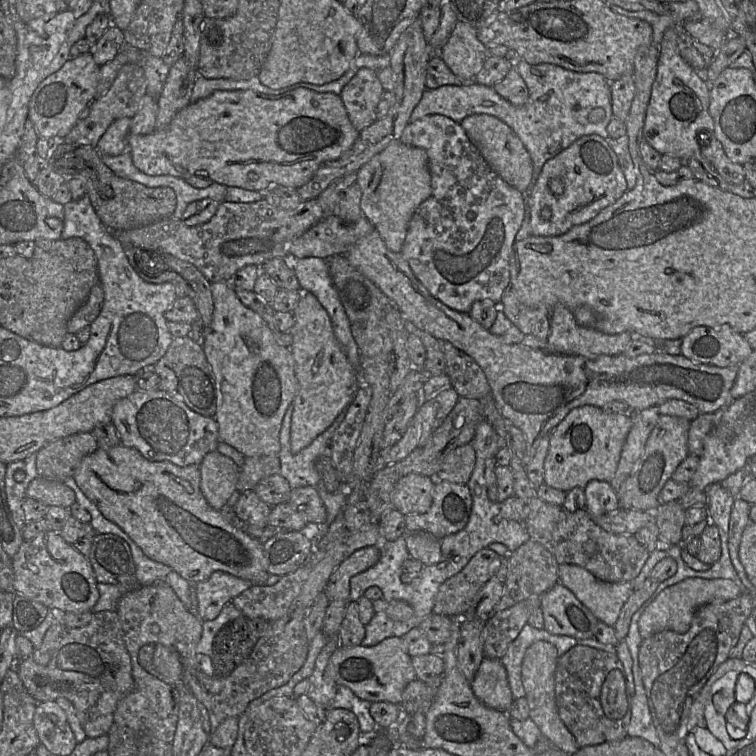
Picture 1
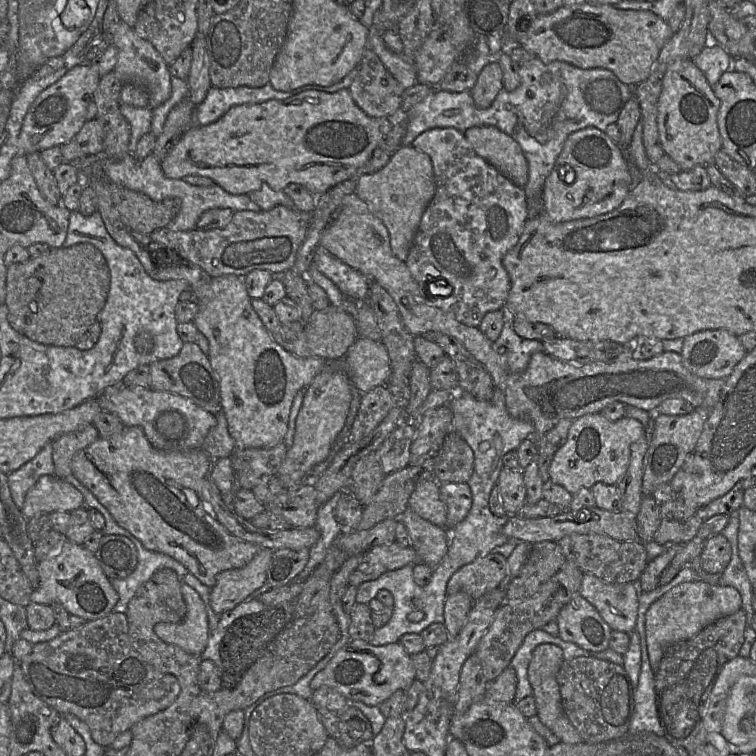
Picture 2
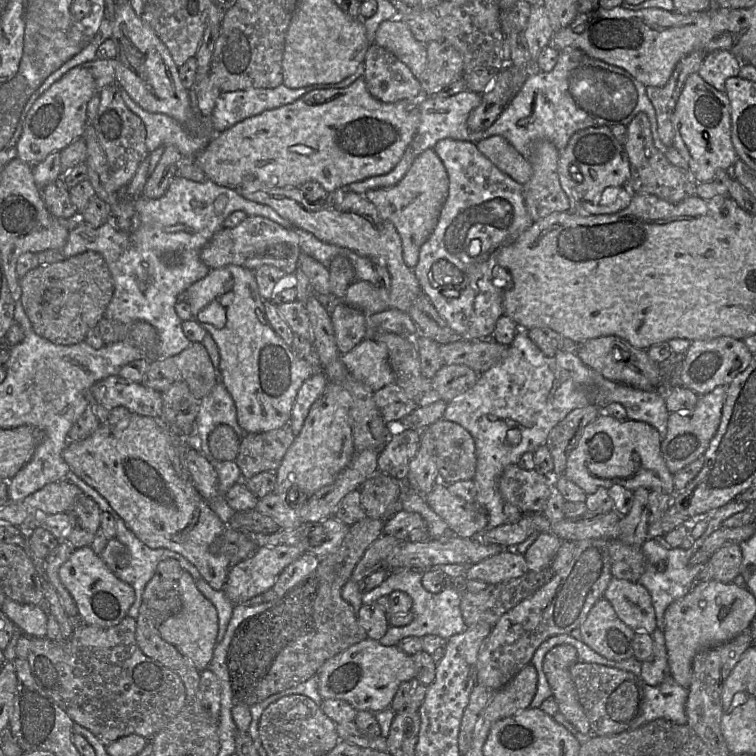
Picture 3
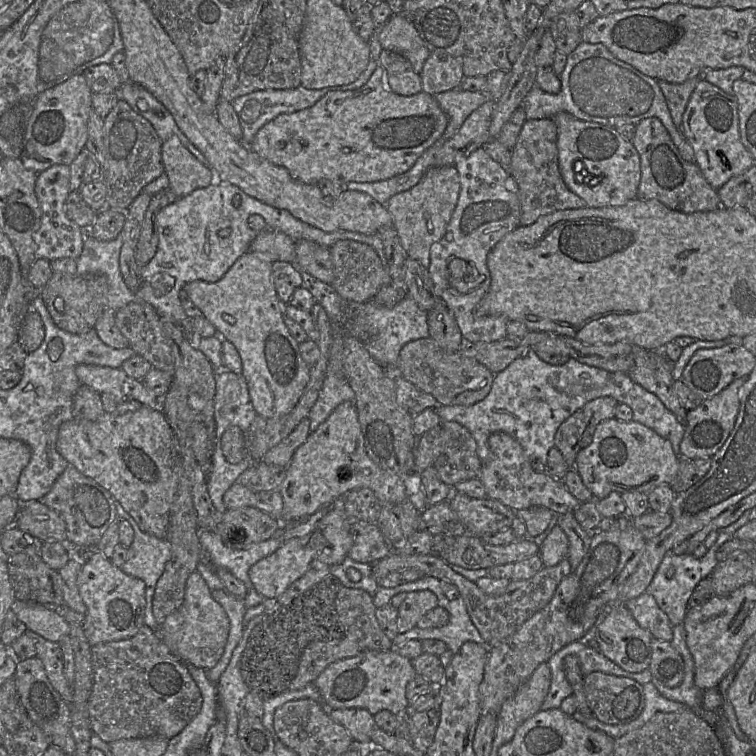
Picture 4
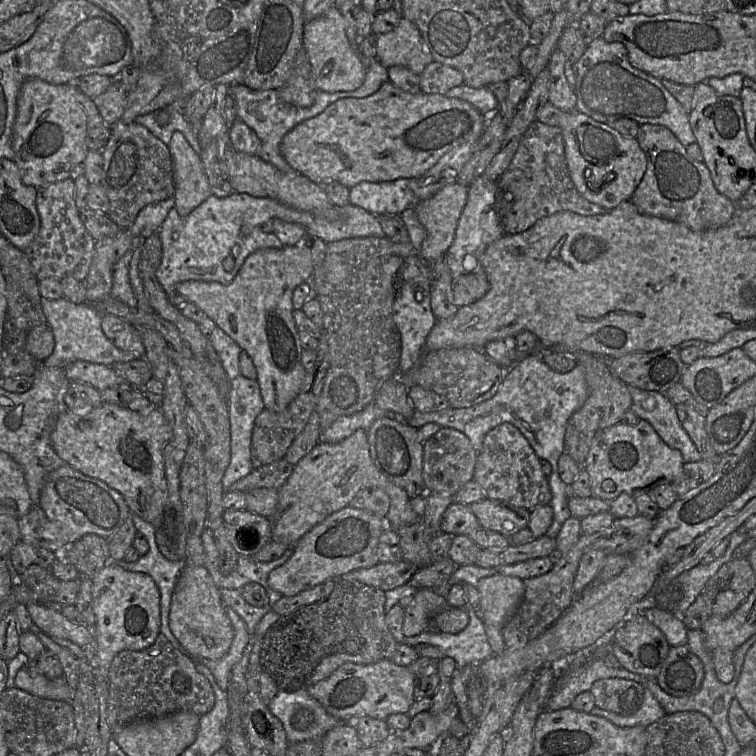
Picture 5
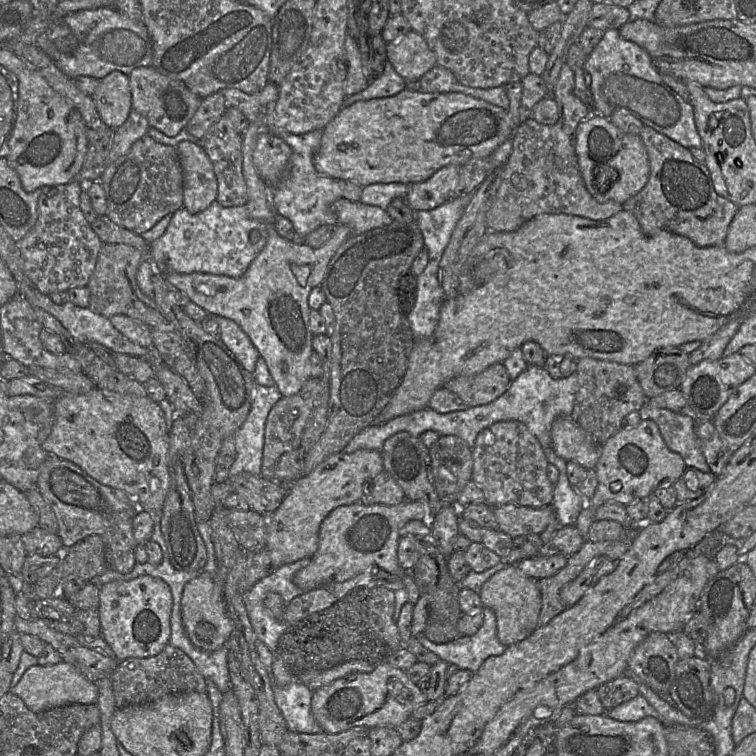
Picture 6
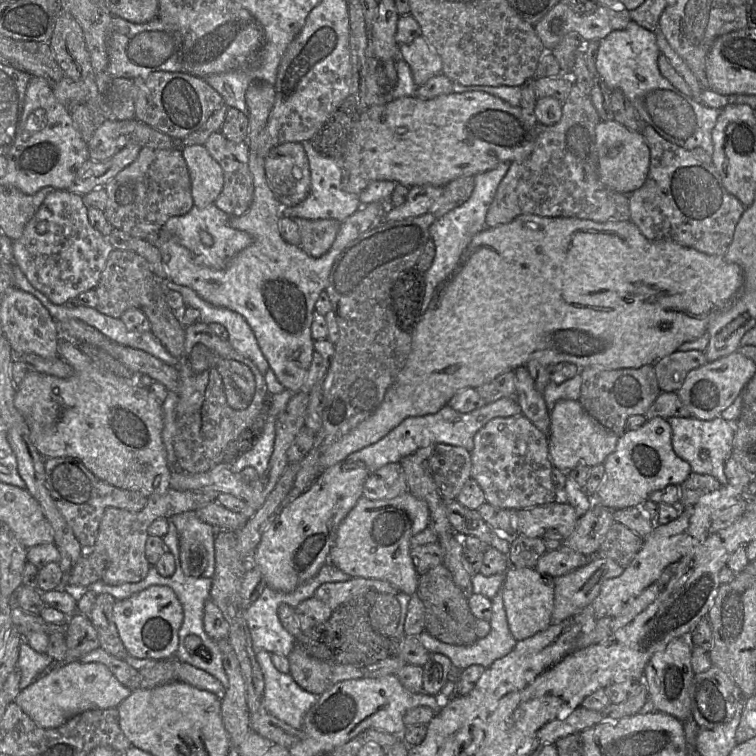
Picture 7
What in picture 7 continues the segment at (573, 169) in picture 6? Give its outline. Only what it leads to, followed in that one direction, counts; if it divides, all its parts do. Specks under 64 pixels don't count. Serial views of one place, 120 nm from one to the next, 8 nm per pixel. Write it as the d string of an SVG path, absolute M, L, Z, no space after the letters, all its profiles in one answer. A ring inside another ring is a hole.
M573 83L568 97L562 103L560 120L553 125L543 125L537 122L531 153L522 160L511 162L486 214L486 227L507 224L523 214L543 217L575 217L596 222L630 220L628 195L609 189L598 176L595 127L600 120L590 97Z

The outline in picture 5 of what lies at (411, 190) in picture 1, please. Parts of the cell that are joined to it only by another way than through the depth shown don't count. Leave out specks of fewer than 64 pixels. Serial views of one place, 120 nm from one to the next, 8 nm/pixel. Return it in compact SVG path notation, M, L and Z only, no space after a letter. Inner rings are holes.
M456 182L443 187L431 198L417 202L413 206L417 219L425 229L425 238L416 253L425 263L433 265L451 246L459 218L467 202L467 196L468 187Z

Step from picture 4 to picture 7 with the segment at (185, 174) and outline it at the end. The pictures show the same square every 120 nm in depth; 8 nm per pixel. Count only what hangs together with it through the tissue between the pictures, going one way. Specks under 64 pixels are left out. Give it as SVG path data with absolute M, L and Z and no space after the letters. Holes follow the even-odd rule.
M204 145L181 149L190 173L194 205L205 208L213 204L222 191L223 170Z

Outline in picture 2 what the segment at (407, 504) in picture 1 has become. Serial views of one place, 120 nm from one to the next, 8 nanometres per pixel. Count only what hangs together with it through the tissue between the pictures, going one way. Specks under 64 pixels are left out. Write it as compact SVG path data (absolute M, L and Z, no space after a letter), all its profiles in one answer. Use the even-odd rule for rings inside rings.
M428 479L418 483L409 497L408 507L420 517L447 530L447 514L441 499L439 483Z

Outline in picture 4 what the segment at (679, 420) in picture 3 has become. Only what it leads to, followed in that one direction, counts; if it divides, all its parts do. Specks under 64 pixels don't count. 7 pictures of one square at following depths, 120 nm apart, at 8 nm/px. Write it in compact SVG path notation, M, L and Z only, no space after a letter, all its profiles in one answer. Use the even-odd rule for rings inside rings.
M747 377L733 381L728 387L710 399L703 402L695 409L687 411L684 421L684 435L679 447L681 459L712 458L724 445L735 425L739 412L739 389L745 383Z

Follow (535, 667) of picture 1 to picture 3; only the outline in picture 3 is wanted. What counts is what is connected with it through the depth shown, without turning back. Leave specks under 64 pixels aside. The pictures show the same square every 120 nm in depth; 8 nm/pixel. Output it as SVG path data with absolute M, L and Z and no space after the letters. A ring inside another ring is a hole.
M555 646L544 657L543 671L559 712L582 734L590 734L590 723L570 673L571 667L577 662L577 650L573 646Z

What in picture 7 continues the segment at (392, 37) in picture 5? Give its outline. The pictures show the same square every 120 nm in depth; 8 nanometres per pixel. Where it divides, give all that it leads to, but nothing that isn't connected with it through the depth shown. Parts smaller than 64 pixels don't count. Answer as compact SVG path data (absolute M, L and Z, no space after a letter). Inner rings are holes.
M420 35L408 44L401 44L399 51L400 58L409 65L418 87L442 73L442 60L424 36Z

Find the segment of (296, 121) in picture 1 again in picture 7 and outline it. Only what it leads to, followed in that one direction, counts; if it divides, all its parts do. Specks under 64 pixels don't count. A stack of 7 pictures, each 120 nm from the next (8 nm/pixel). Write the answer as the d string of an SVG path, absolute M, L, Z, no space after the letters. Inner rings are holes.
M466 91L462 93L451 92L439 95L432 99L421 99L415 96L400 97L392 99L384 105L373 105L363 110L354 135L347 144L341 158L341 166L345 171L359 175L369 182L388 180L402 184L407 187L415 185L432 185L444 187L452 180L462 176L475 176L479 173L494 169L499 163L519 161L528 156L534 145L536 119L532 114L526 113L519 106L511 106L502 99L483 91Z

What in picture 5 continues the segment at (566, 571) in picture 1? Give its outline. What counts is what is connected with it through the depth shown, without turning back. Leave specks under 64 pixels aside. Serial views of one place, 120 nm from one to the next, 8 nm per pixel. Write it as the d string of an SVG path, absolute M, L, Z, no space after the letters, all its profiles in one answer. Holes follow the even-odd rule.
M658 605L648 606L643 613L651 623L661 630L671 647L687 645L688 628L684 624L683 618L676 617Z

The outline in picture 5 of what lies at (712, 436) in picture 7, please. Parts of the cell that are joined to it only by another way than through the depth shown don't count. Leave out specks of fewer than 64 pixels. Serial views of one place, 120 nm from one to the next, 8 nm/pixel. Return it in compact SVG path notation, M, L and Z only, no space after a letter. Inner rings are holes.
M628 385L632 397L631 410L640 420L649 422L660 438L681 452L685 463L703 460L700 452L682 427L675 405L656 391L645 391Z

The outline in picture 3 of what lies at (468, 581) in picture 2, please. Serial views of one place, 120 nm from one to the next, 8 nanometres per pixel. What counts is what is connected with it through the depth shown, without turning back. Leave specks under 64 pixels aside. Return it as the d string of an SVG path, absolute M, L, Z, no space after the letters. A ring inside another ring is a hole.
M516 551L502 552L470 566L464 578L481 580L488 585L516 579L528 572L524 554Z

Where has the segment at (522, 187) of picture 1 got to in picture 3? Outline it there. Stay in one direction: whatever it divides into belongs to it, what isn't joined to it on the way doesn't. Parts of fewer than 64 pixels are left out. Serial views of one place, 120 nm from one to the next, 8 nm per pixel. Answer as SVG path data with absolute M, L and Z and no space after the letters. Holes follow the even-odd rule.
M493 135L476 143L477 149L499 170L520 185L532 176L530 162L520 155L502 136Z

